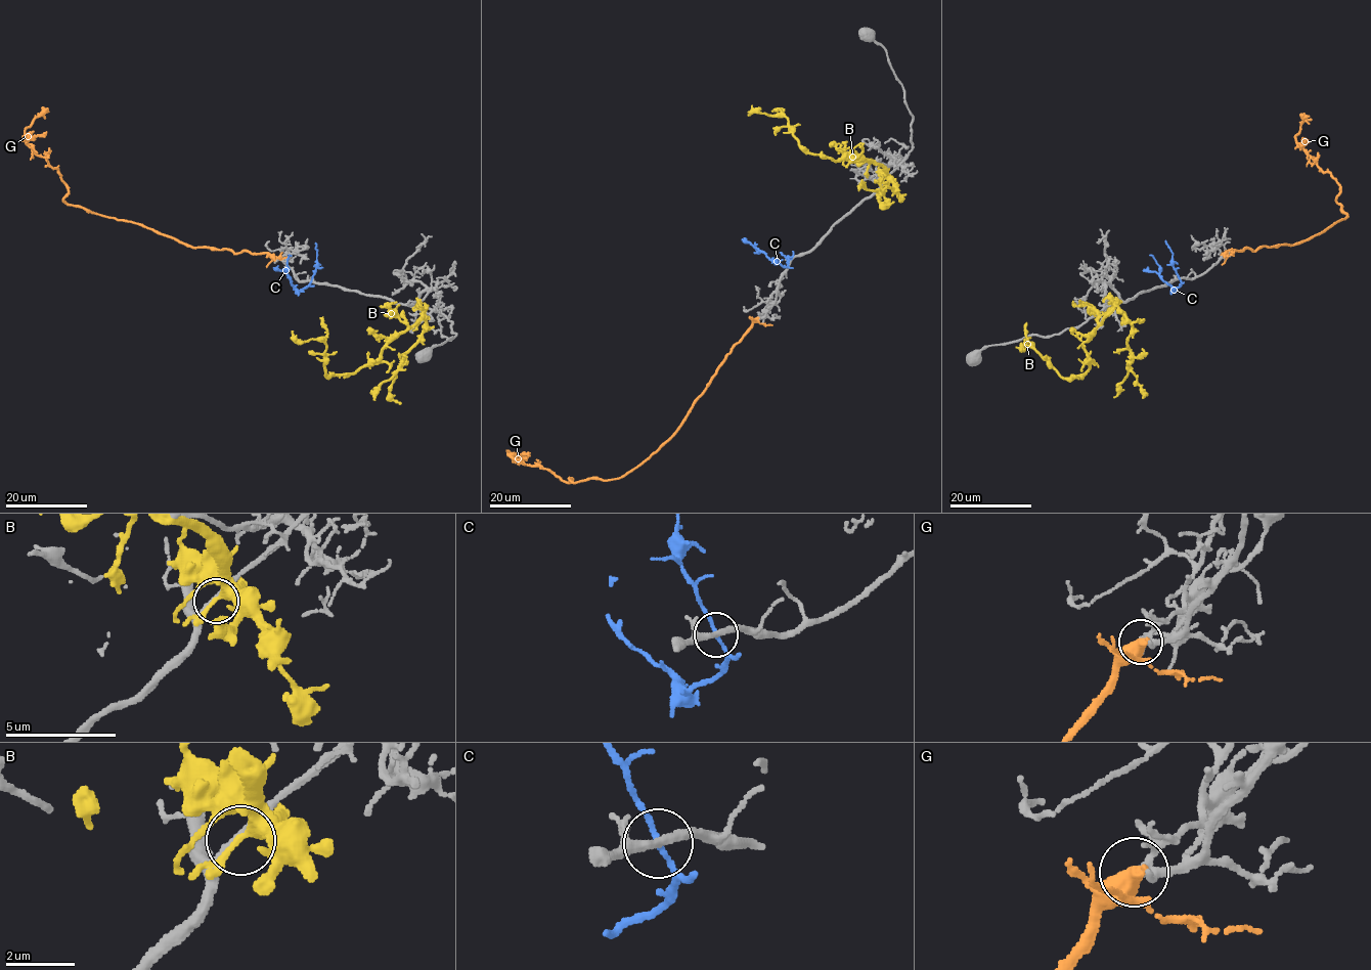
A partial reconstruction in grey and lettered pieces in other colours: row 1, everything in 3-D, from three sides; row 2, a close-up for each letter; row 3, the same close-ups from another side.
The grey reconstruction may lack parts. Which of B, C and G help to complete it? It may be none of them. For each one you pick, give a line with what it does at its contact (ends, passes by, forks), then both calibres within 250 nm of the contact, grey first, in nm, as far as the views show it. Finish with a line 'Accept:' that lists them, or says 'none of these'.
G: it forks there; 200 nm thick on the grey side, 360 nm on the other
Accept: G

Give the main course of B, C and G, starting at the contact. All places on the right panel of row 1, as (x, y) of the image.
B: (1118, 301), (1084, 343), (1089, 359), (1088, 369), (1080, 376), (1061, 377), (1031, 345), (1023, 349), (1024, 339)
C: (1179, 279), (1181, 284), (1175, 289), (1162, 279), (1159, 265), (1149, 255)
G: (1224, 255), (1245, 248), (1293, 245), (1347, 216), (1336, 200), (1339, 187), (1335, 179), (1296, 141), (1309, 116)

